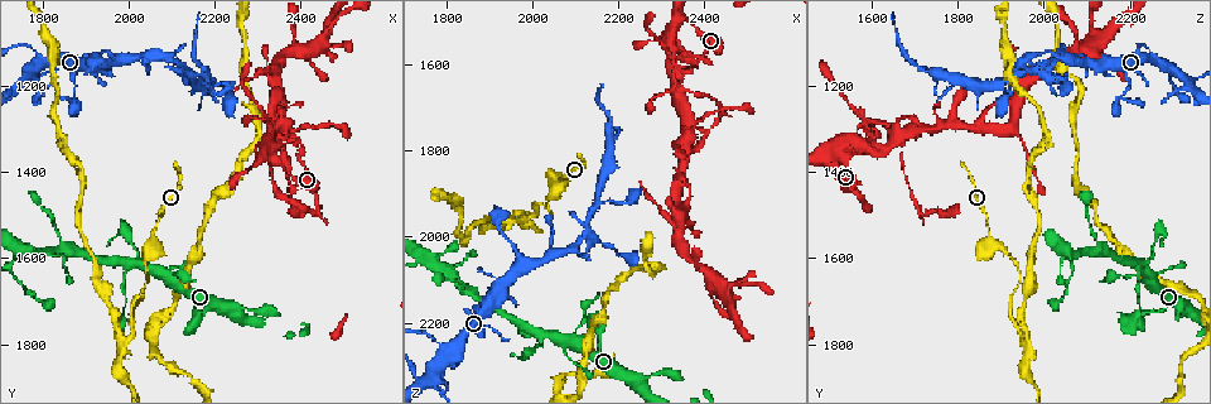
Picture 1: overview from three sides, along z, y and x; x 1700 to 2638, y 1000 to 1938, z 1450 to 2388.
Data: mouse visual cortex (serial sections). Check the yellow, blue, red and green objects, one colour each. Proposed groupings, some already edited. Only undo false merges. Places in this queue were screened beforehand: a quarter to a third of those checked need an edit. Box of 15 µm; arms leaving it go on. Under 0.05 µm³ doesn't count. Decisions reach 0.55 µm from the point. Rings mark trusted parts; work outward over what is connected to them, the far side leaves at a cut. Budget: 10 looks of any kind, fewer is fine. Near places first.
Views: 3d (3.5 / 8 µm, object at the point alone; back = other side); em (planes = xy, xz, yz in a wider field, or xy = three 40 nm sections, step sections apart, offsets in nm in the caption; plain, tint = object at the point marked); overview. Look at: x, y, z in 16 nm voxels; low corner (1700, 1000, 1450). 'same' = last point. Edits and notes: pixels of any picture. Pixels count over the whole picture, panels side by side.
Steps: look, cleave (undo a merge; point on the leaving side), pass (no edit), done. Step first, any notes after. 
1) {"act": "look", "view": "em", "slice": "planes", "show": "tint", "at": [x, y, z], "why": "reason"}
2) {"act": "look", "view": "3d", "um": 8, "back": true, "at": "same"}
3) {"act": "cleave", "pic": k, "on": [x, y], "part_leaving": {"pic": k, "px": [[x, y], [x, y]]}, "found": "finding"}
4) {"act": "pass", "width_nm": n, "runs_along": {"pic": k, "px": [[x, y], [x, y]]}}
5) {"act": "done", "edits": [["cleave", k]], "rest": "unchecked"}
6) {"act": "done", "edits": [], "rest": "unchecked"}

{"act": "look", "view": "3d", "um": 3.5, "at": [2120, 1150, 2005], "why": "three arms meet"}

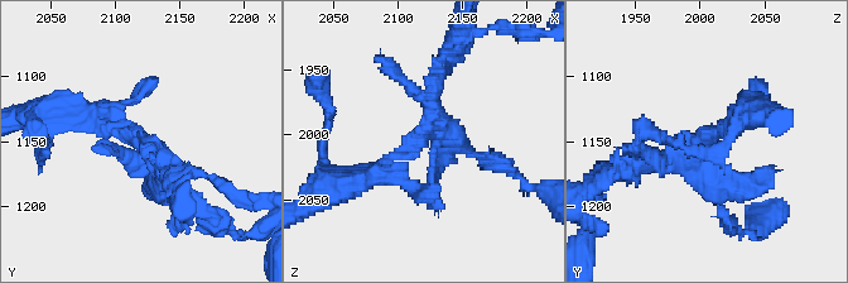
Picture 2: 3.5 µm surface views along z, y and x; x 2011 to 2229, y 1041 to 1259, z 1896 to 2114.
{"act": "look", "view": "em", "slice": "xy", "step": 2, "show": "tint", "at": [2116, 1150, 2000]}

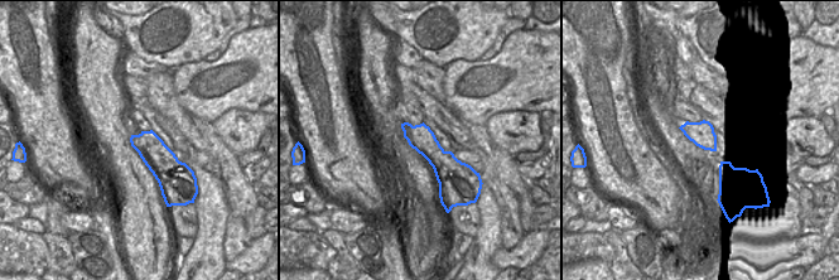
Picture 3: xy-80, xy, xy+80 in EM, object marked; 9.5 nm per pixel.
{"act": "pass", "runs_along": {"pic": 2, "px": [[360, 178], [433, 123], [444, 65]]}, "found": "continuous, no second cell"}

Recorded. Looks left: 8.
{"act": "look", "view": "3d", "um": 3.5, "at": [2390, 1345, 1670], "why": "thin neck"}

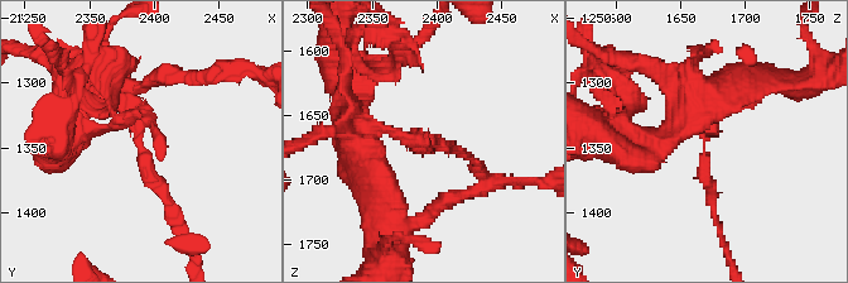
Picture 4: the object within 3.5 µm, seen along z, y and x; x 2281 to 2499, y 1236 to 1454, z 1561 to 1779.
{"act": "look", "view": "em", "slice": "xy", "step": 3, "show": "tint", "at": [2388, 1348, 1668], "arm_widths_nm": [150, 150], "why": "now the EM"}

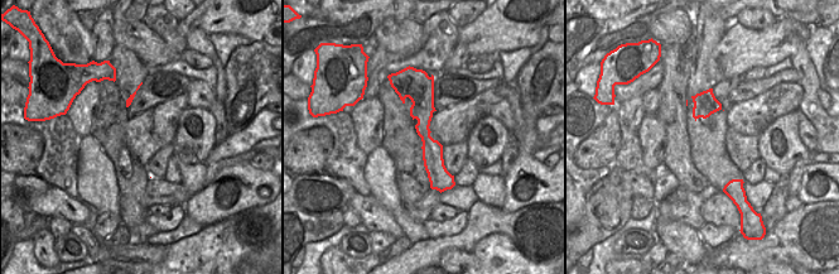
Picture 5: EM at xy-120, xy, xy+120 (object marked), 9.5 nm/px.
{"act": "look", "view": "em", "slice": "xy", "step": 1, "show": "tint", "at": "same", "why": "another direction"}

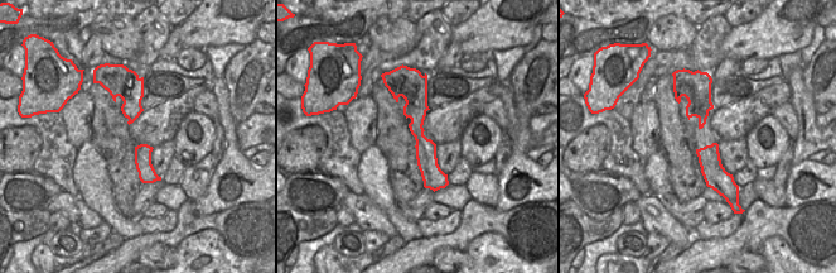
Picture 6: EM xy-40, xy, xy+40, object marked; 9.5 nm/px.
{"act": "cleave", "pic": 4, "on": [159, 185], "width_nm": 220, "part_leaving": {"pic": 4, "px": [[704, 147], [711, 212], [727, 252]]}, "found": "two cells meet here"}

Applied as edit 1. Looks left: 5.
{"act": "look", "view": "3d", "um": 3.5, "back": true, "at": [2055, 1570, 1875], "why": "a fork"}

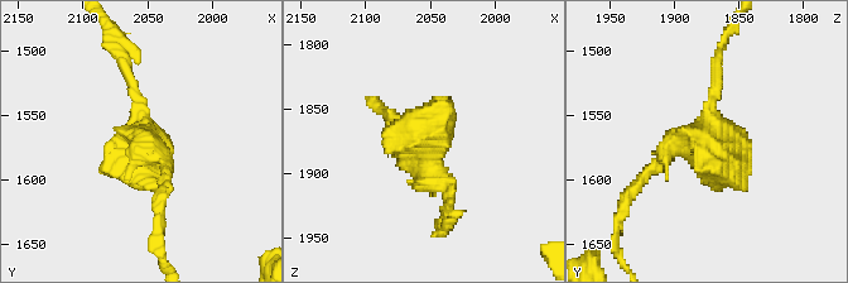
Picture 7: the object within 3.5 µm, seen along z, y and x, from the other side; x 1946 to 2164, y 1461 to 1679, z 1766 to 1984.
{"act": "look", "view": "em", "slice": "xy", "step": 1, "show": "tint", "at": [2054, 1564, 1880], "why": "now the EM"}

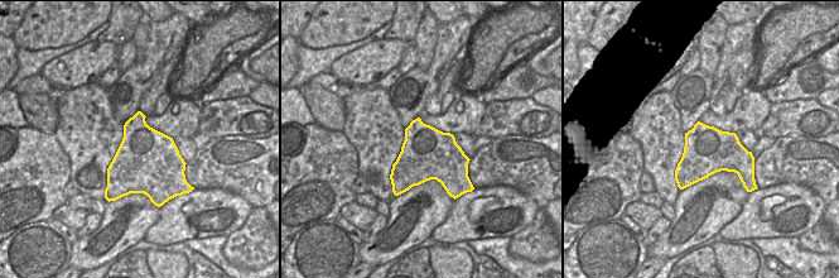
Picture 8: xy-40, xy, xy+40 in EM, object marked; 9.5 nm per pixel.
{"act": "pass", "runs_along": {"pic": 7, "px": [[717, 57], [708, 128], [640, 182]]}, "found": "one cell here"}

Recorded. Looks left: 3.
{"act": "look", "view": "3d", "um": 3.5, "at": [2015, 1610, 2230], "why": "sharp bend"}

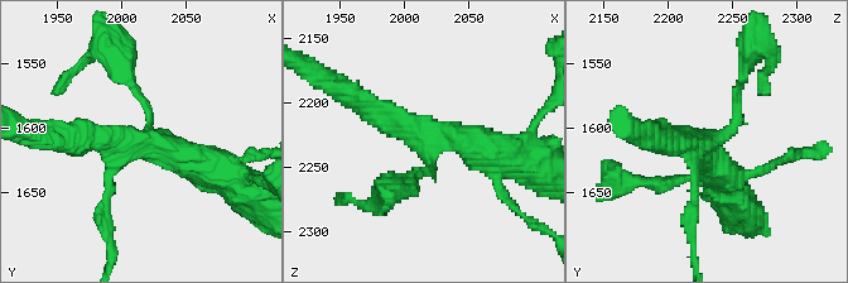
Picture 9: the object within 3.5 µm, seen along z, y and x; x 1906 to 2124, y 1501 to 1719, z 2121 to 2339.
{"act": "look", "view": "em", "slice": "xy", "step": 5, "show": "tint", "at": [2014, 1612, 2226], "arms": 4, "arm_widths_nm": [100, 100, 300, 450]}

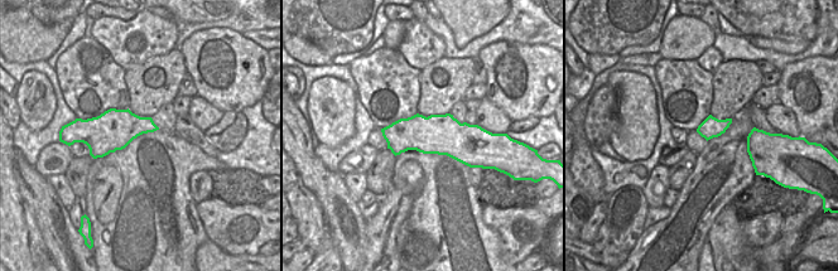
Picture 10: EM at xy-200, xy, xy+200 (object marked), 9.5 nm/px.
{"act": "pass", "found": "all the same cell"}

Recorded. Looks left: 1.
{"act": "done", "edits": [["cleave", 4]], "rest": "unchecked"}

